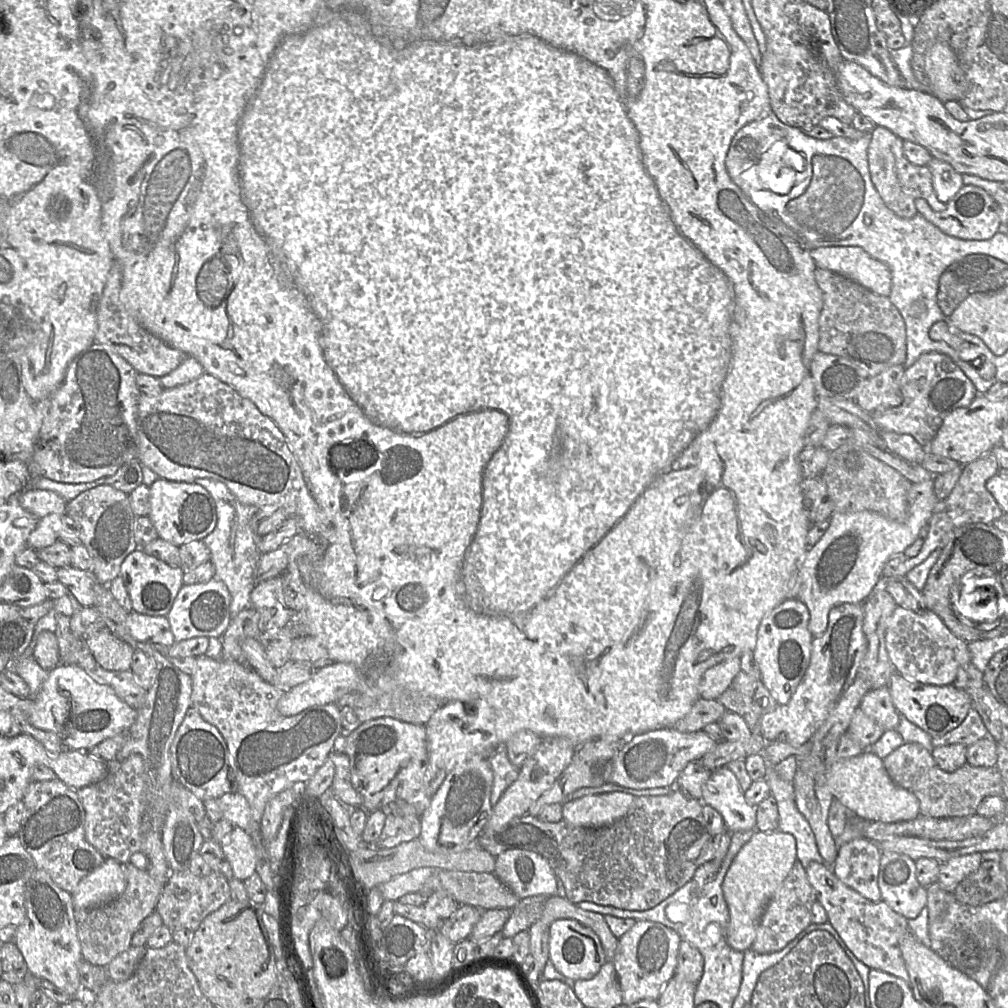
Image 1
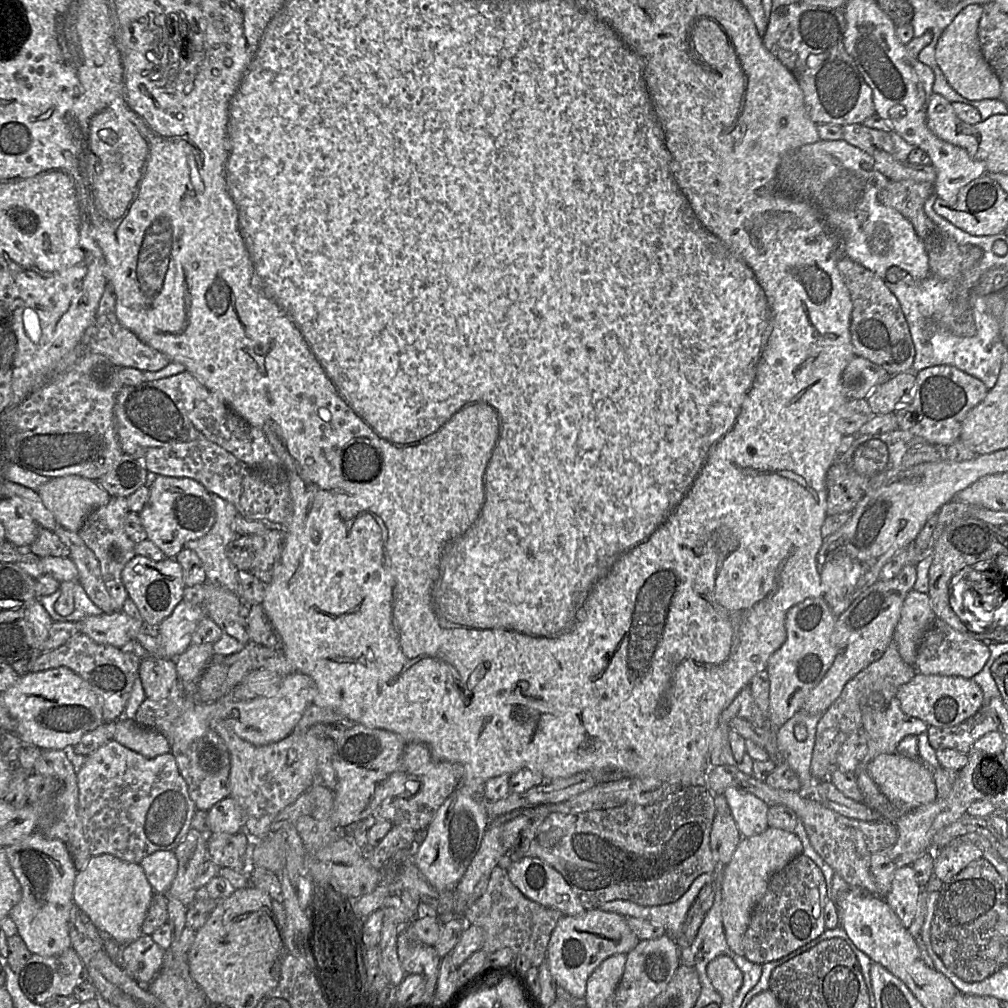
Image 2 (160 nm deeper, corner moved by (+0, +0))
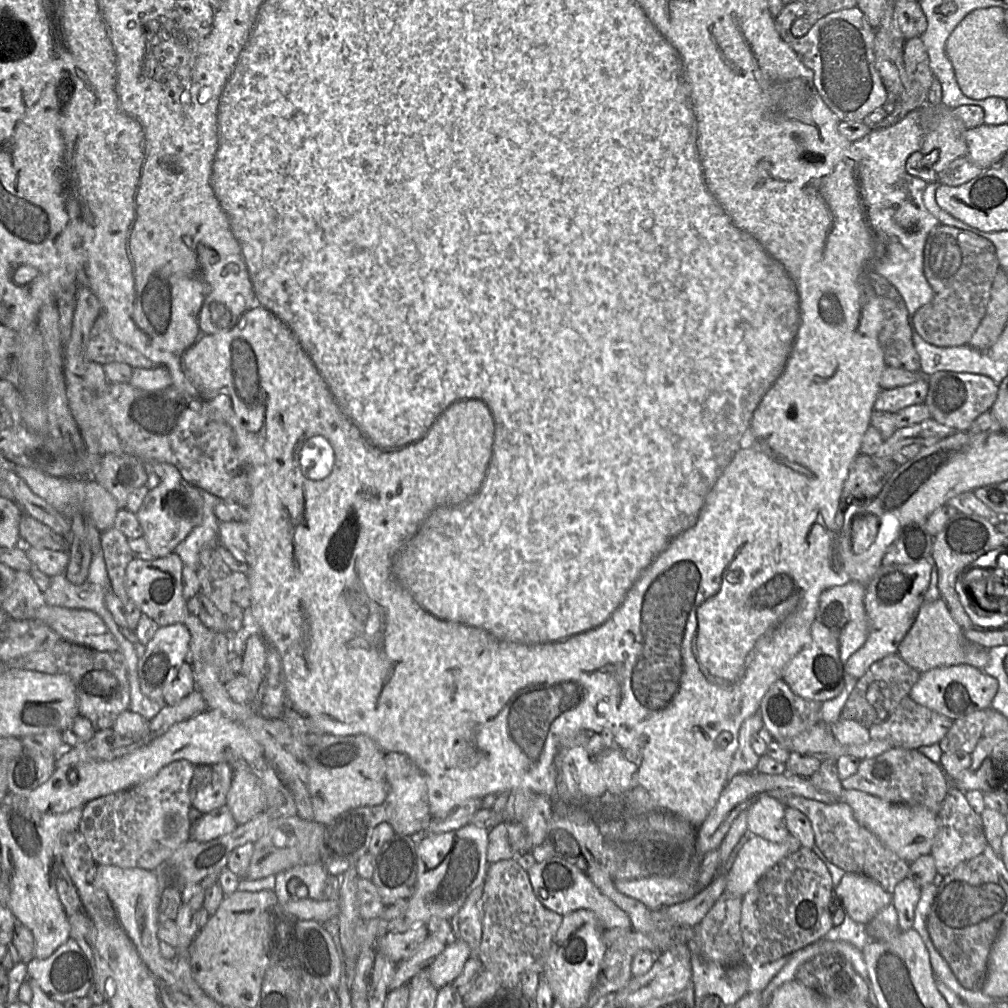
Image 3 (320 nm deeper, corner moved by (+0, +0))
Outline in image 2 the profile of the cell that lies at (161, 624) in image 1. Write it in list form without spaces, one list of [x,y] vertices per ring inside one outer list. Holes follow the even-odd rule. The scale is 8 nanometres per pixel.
[[[116,610],[85,617],[80,621],[80,633],[97,643],[120,648],[134,639],[144,625],[147,624],[142,619],[132,618],[121,610]]]

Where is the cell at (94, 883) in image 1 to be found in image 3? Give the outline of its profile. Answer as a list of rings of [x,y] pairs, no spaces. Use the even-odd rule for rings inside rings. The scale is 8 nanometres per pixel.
[[[98,865],[96,885],[103,889],[116,912],[117,919],[135,945],[137,952],[152,974],[175,986],[176,963],[161,956],[159,951],[158,908],[160,904],[159,886],[154,872],[142,868],[121,868],[114,865]]]

